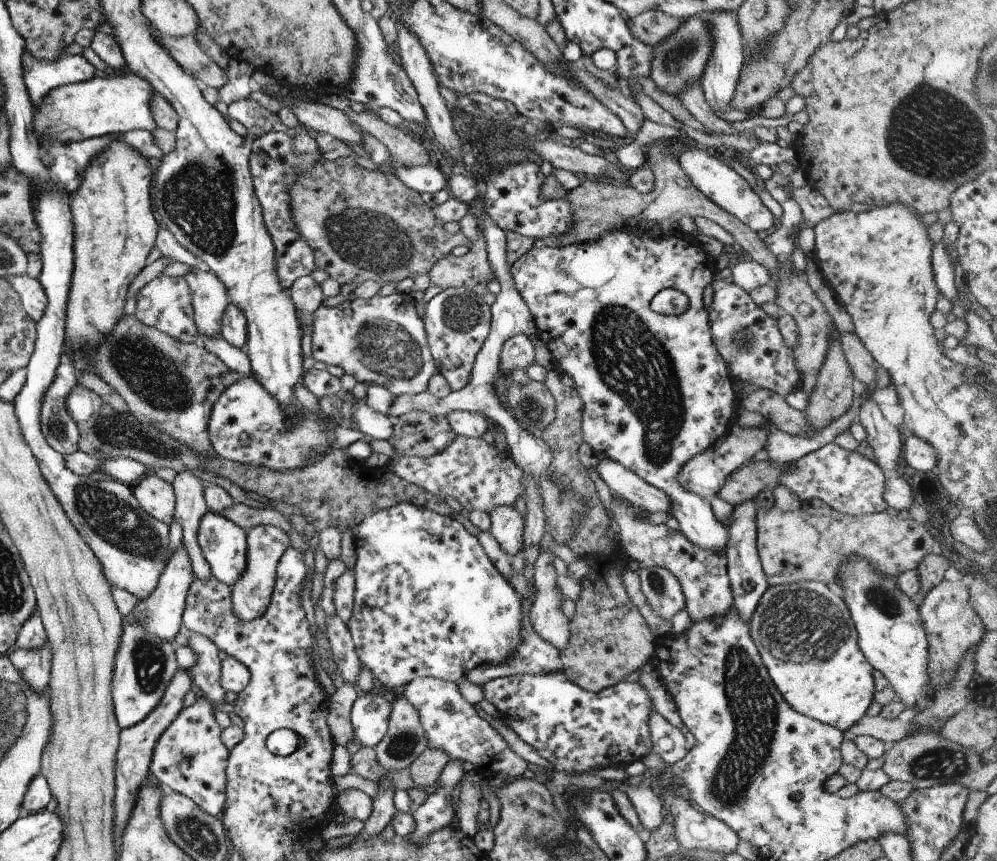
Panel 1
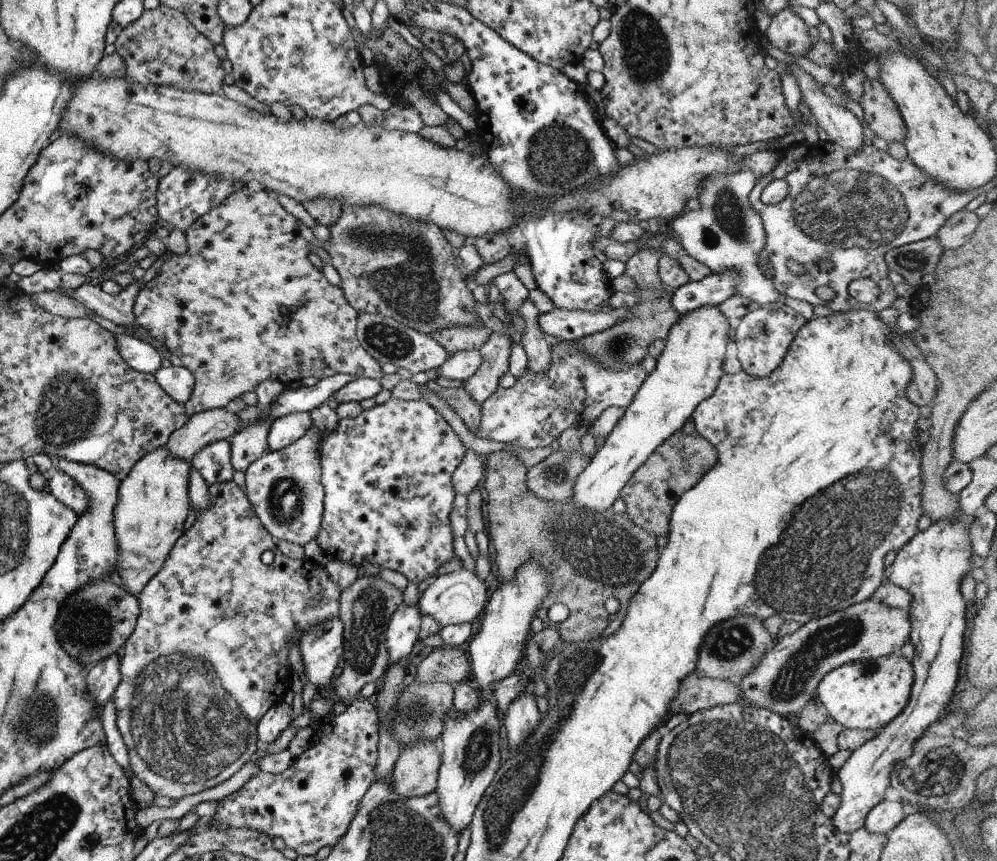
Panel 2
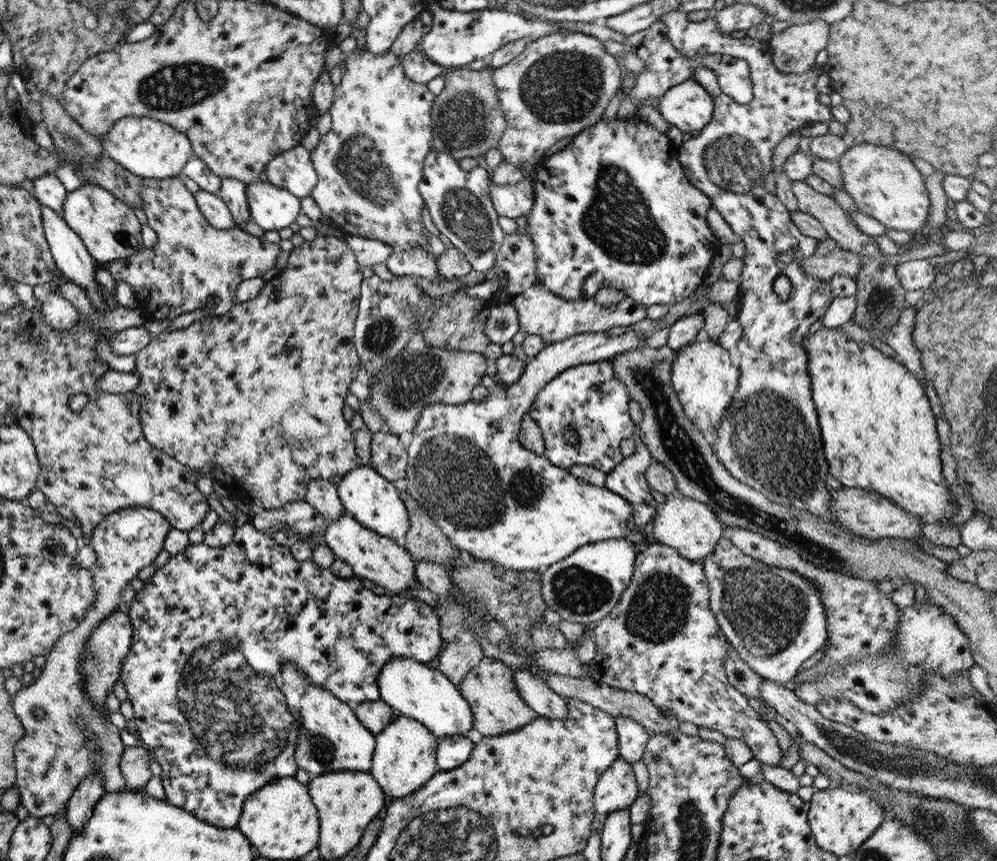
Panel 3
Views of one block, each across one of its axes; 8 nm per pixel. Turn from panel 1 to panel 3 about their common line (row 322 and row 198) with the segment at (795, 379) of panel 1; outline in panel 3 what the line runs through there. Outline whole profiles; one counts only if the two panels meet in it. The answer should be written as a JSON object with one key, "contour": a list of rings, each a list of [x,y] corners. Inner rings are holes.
{"contour":[[[669,11],[658,18],[664,24],[673,48],[689,60],[700,60],[702,56],[713,53],[729,54],[743,59],[748,64],[753,96],[749,103],[738,104],[731,97],[721,93],[715,75],[710,69],[697,67],[691,79],[697,81],[703,90],[712,96],[713,112],[710,121],[698,130],[697,136],[683,141],[677,147],[677,160],[682,166],[687,182],[709,198],[710,206],[721,215],[733,234],[743,240],[745,249],[742,258],[743,269],[739,272],[739,289],[735,298],[738,306],[735,319],[742,331],[736,343],[740,352],[739,378],[731,404],[716,424],[714,442],[711,444],[713,453],[735,480],[759,491],[771,502],[806,510],[819,516],[823,522],[833,523],[834,516],[828,503],[832,489],[823,481],[829,475],[828,464],[824,457],[818,417],[811,398],[806,356],[800,344],[809,326],[825,313],[834,297],[826,283],[799,270],[800,260],[813,254],[817,240],[801,234],[791,222],[789,211],[774,194],[763,189],[763,178],[772,170],[771,152],[777,143],[781,142],[781,138],[812,122],[827,123],[833,119],[829,105],[823,106],[818,101],[818,92],[814,86],[823,66],[813,64],[803,74],[783,74],[778,72],[772,63],[771,49],[765,41],[747,36],[740,39],[732,38],[721,34],[715,22],[708,17],[703,21],[692,22],[685,16],[686,13],[681,11]],[[779,276],[787,278],[791,285],[789,300],[786,302],[781,302],[773,292],[773,281]]]}

